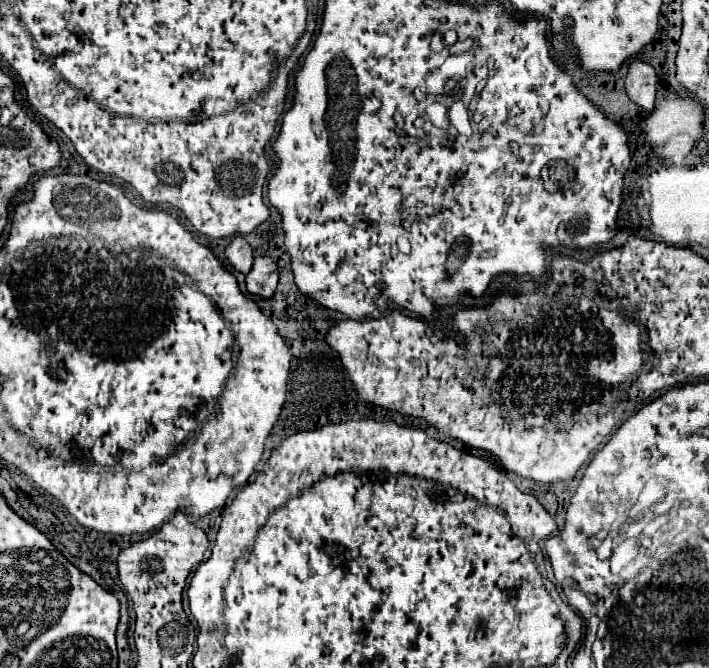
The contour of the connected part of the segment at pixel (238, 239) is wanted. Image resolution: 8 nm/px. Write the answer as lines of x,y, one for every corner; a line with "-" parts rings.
236,235
230,239
230,243
226,247
226,257
236,271
248,273
252,269
252,259
254,259
252,247
248,245
248,241
242,235

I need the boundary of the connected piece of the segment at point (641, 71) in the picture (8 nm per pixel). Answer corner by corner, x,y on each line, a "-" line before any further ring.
632,61
626,77
628,97
642,107
646,113
654,111
656,105
656,73
646,61

